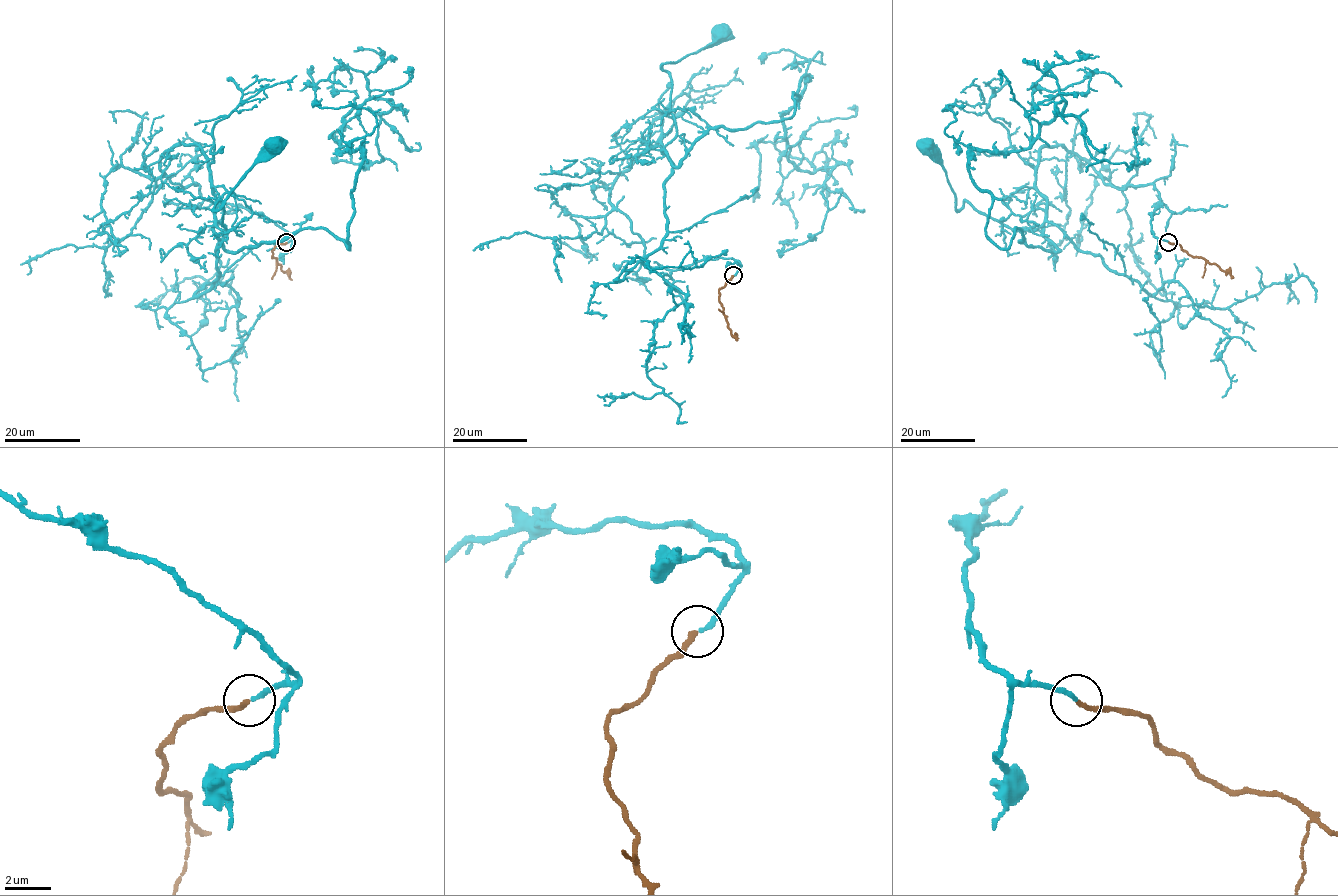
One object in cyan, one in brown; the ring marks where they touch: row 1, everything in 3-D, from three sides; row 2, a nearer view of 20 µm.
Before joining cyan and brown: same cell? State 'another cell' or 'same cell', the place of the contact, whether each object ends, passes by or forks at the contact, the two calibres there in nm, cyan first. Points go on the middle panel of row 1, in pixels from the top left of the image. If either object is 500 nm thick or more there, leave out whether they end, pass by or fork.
same cell; place (733, 275); cyan ends; brown ends; calibres 200 and 200 nm

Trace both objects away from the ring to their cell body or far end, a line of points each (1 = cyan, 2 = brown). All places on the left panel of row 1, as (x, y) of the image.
1: (287, 242), (273, 221), (161, 169), (164, 153), (197, 145), (226, 232), (223, 203), (214, 206), (275, 144)
2: (287, 242), (278, 244), (271, 252), (272, 257), (291, 279)

